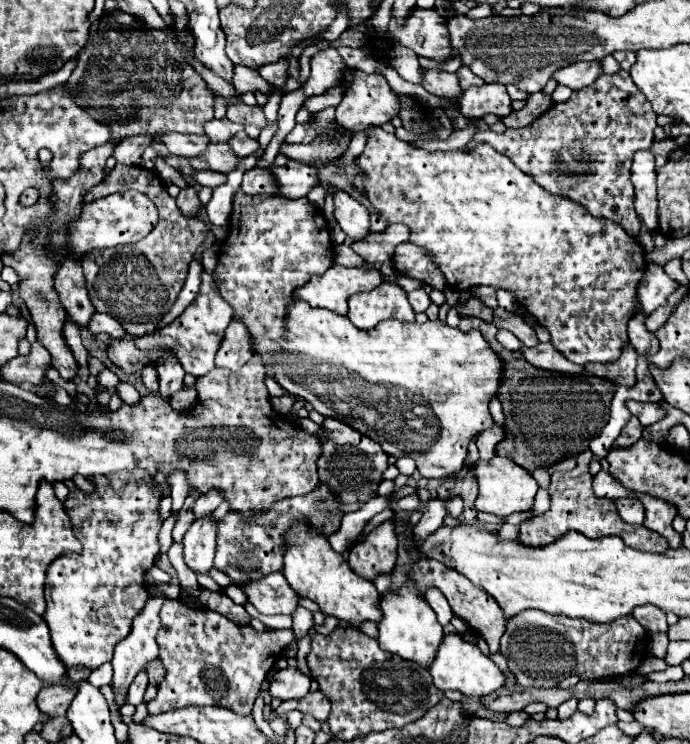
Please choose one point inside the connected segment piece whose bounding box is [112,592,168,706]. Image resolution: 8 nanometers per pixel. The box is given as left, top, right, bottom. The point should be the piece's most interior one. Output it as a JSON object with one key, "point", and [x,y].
{"point":[138,648]}

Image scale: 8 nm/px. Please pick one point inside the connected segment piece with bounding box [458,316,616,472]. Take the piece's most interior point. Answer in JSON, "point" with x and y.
{"point":[549,416]}

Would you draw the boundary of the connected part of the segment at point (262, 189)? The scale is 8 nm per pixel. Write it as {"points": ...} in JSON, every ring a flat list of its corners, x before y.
{"points":[[252,168,244,172,242,180,242,190,246,194,266,194,266,196,276,196,278,194,278,182,274,174,266,168]]}

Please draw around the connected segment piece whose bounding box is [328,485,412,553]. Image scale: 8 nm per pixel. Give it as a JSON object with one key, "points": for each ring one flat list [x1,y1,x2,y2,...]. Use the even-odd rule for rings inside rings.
{"points":[[405,485,395,490,390,496,377,496,364,504,359,510,346,513,342,518,339,530,328,538,330,545,340,553,349,550,355,544,364,525,376,514,386,509,392,498,400,499,410,494,412,494,412,487]]}

